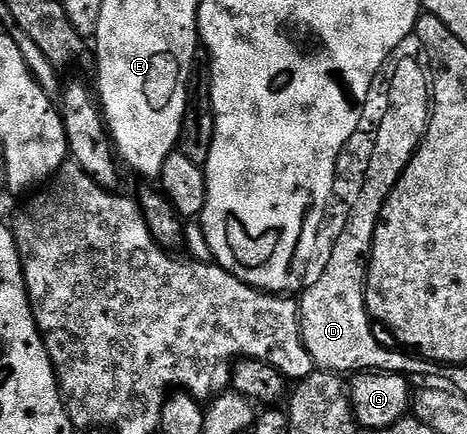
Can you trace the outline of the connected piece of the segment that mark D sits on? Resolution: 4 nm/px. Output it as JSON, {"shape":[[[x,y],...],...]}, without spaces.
{"shape":[[[401,60],[396,65],[395,74],[391,80],[390,110],[386,115],[385,123],[382,123],[381,138],[378,139],[377,154],[370,168],[369,183],[366,185],[366,195],[360,198],[362,203],[357,212],[352,214],[349,231],[342,235],[342,243],[334,252],[334,260],[330,263],[329,271],[318,283],[314,290],[306,296],[306,303],[300,307],[302,321],[302,340],[312,357],[315,368],[319,371],[333,371],[335,373],[377,373],[390,371],[390,351],[378,344],[374,336],[370,312],[366,310],[366,273],[370,261],[370,250],[374,244],[374,234],[378,224],[378,215],[386,204],[387,197],[392,193],[396,181],[404,173],[404,169],[412,161],[414,154],[418,152],[418,146],[426,137],[426,126],[430,123],[432,110],[432,83],[428,78],[428,71],[421,62],[412,63],[410,60]]]}

